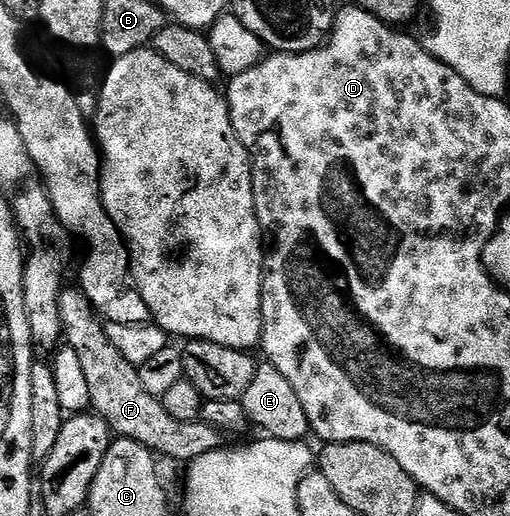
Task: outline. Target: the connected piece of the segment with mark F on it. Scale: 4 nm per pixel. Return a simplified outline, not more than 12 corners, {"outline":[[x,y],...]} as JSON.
{"outline":[[81,289],[59,295],[90,408],[116,438],[182,463],[219,430],[141,387]]}

